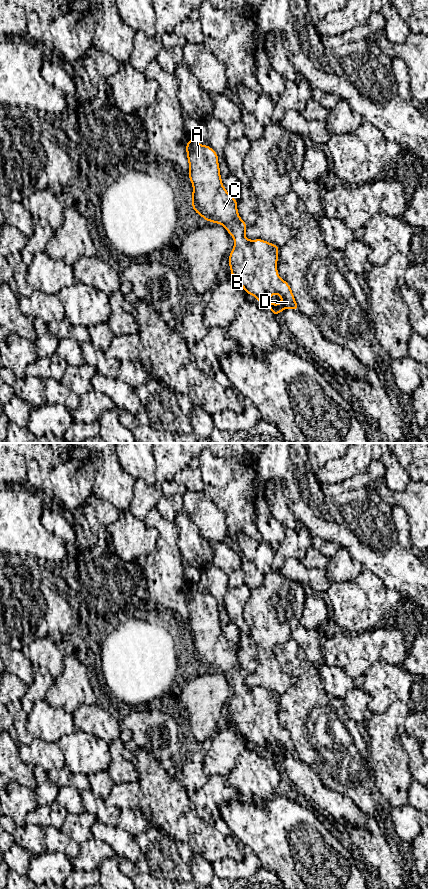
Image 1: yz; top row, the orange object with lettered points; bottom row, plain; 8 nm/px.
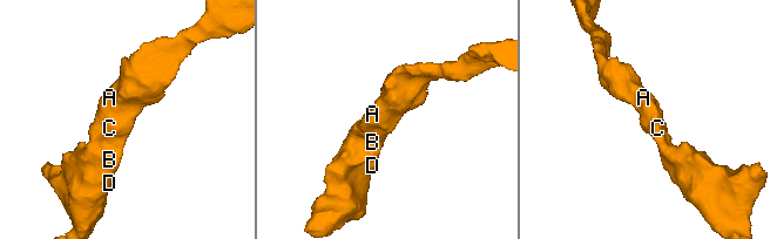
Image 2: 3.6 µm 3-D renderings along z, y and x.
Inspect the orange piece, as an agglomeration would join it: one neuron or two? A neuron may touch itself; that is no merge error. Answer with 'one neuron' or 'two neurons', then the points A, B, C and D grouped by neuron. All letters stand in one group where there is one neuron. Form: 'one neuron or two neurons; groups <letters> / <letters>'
one neuron; groups A B C D

